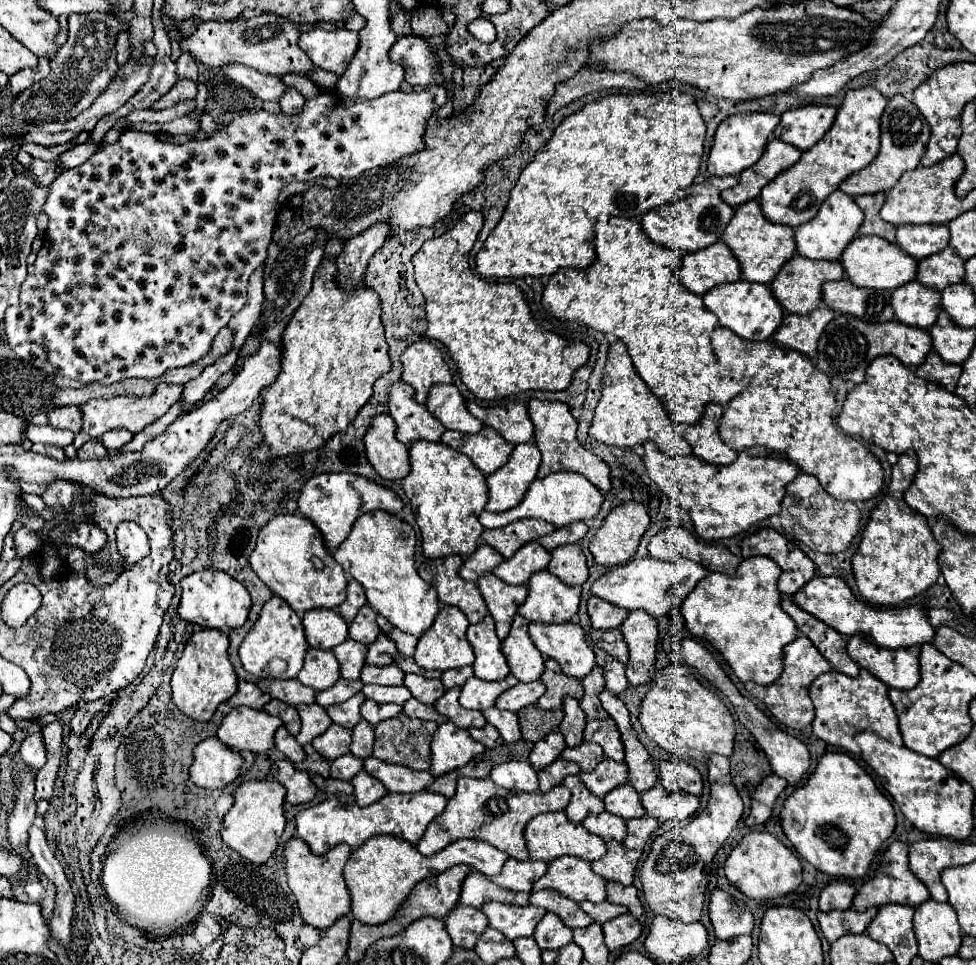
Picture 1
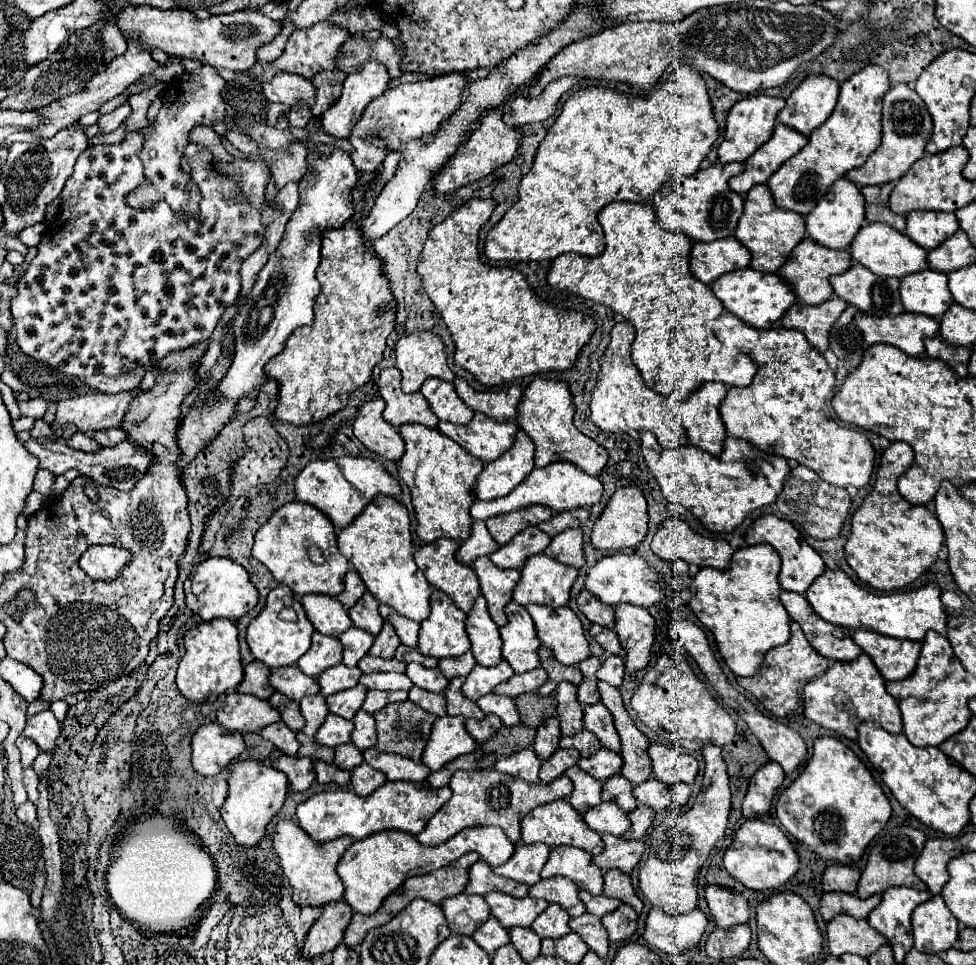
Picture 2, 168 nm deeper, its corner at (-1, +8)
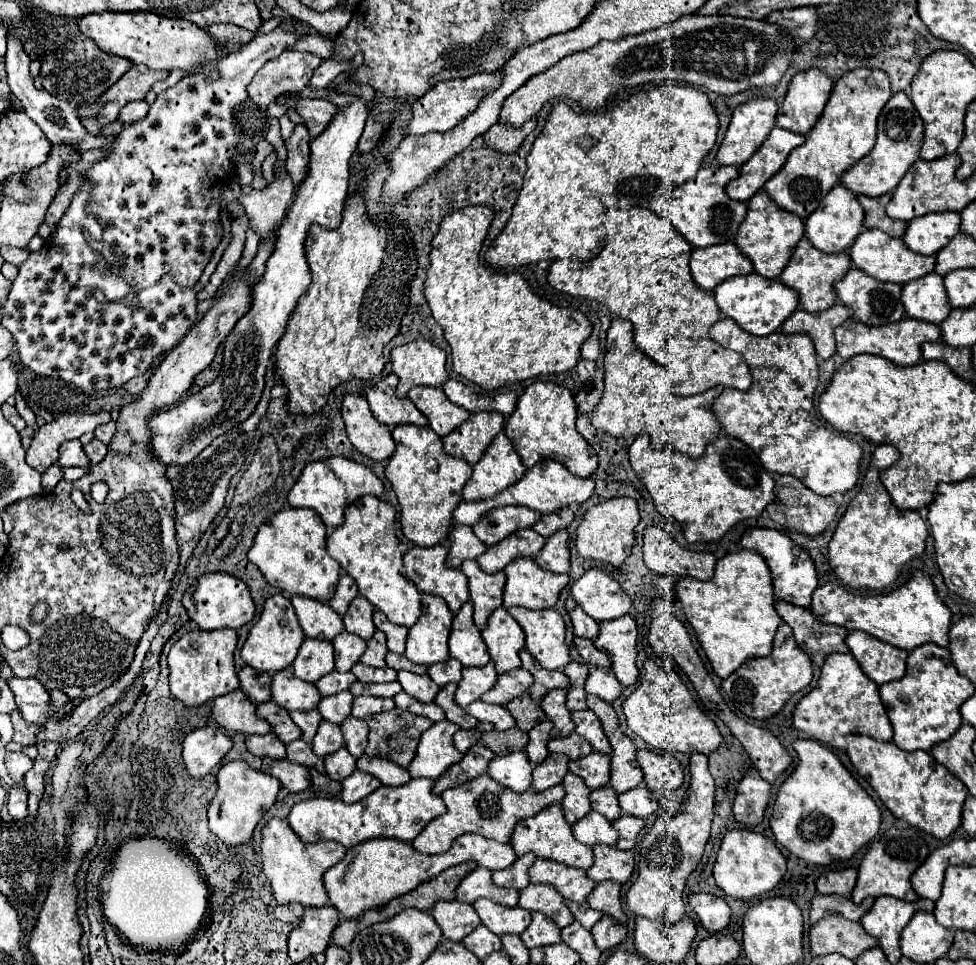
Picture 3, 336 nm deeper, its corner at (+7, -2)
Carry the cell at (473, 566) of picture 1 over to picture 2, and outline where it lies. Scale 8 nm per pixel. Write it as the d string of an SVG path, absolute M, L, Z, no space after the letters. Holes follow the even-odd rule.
M474 520L472 522L470 538L458 548L456 560L462 562L462 564L466 564L466 566L472 566L472 562L478 556L490 556L498 548L500 548L500 544L496 544L496 540L492 540L492 536L488 536L486 524L480 522L480 520Z

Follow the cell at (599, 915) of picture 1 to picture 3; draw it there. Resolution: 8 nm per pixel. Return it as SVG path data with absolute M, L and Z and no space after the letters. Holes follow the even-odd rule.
M566 900L566 906L570 908L570 912L574 914L574 918L584 926L584 928L592 928L604 914L600 914L600 912L596 912L596 910L592 910L590 906L586 906L586 904L578 904L578 902L572 902L572 900Z

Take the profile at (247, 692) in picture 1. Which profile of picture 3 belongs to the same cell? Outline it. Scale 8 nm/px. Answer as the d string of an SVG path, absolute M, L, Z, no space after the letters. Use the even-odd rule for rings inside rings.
M244 666L238 672L238 678L240 678L240 690L248 696L250 702L262 704L270 700L270 674Z

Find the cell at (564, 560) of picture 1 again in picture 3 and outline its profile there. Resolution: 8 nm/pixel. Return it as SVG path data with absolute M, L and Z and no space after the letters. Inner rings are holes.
M558 530L552 534L544 548L538 554L538 560L542 570L556 572L556 574L570 574L570 550L568 550L568 532Z

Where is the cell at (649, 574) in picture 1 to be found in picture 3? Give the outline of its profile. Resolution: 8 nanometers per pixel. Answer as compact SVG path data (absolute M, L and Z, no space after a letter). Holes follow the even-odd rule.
M590 568L570 588L572 598L596 622L614 620L634 612L632 598L622 586L602 568Z

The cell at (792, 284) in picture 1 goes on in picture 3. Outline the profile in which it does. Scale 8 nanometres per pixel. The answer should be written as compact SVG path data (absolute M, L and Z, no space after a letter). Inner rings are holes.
M802 238L790 258L790 262L786 264L784 272L780 274L780 282L786 284L788 288L798 292L800 298L800 306L808 312L820 312L824 308L830 308L836 302L836 294L834 294L834 282L838 282L840 278L844 278L844 274L850 268L850 256L846 252L840 254L824 254L820 250L816 250L806 238Z

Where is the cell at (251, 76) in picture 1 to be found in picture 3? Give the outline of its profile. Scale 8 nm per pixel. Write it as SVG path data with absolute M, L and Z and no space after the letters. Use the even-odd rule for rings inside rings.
M286 96L282 106L296 110L296 114L300 114L302 122L306 124L310 136L314 138L316 134L320 134L324 130L324 126L328 126L332 114L336 112L336 106L328 100L320 100L320 98L300 98L300 96Z

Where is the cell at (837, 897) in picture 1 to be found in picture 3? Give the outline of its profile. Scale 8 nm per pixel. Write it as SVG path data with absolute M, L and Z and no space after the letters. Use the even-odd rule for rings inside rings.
M846 868L846 870L822 874L816 882L816 890L820 894L840 894L840 896L848 894L850 896L854 884L856 884L856 870Z

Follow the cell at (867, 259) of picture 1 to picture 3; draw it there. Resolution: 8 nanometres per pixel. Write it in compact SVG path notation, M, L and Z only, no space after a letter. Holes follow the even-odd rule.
M864 230L856 238L856 242L852 244L848 254L850 254L850 260L854 262L854 266L858 270L862 270L864 274L868 274L880 282L896 282L896 284L906 284L910 280L916 280L916 278L930 274L934 270L934 262L936 262L934 256L916 254L916 252L908 250L902 240L890 238L882 230Z

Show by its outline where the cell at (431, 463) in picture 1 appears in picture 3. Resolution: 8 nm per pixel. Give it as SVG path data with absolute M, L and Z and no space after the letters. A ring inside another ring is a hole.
M400 424L392 430L396 452L386 466L386 478L390 480L400 502L400 524L404 536L416 546L436 546L448 540L452 530L452 514L462 502L462 488L472 474L472 466L460 458L444 452L440 436L432 428L418 428L412 424Z

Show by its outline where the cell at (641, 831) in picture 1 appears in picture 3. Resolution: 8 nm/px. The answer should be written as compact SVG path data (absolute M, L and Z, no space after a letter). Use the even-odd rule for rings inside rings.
M620 816L616 822L612 822L612 826L618 830L620 838L618 838L618 848L620 850L632 850L638 834L644 826L644 820L636 818L636 816Z

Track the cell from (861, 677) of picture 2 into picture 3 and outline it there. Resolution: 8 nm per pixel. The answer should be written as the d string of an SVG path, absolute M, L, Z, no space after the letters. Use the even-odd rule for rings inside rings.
M832 654L826 658L816 688L794 708L794 726L804 730L810 738L834 748L844 748L844 734L866 734L876 740L892 740L892 726L878 696L878 686L860 670L852 654Z

